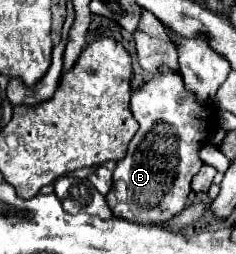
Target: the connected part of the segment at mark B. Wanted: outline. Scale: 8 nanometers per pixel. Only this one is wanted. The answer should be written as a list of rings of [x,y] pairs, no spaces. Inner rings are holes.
[[[162,68],[146,86],[132,94],[132,114],[140,128],[128,144],[124,160],[116,164],[114,186],[106,202],[114,216],[136,224],[166,222],[184,210],[190,194],[190,180],[200,170],[200,148],[218,128],[214,108],[200,106],[192,92],[184,88],[182,76]]]

